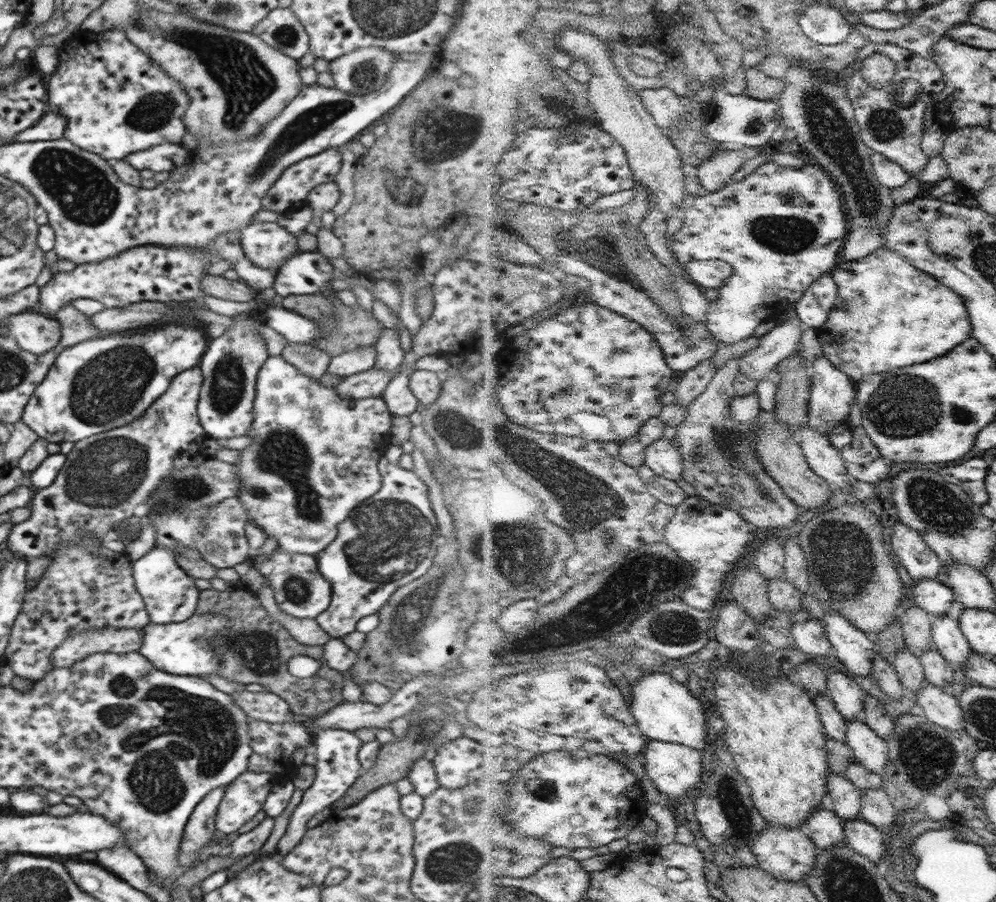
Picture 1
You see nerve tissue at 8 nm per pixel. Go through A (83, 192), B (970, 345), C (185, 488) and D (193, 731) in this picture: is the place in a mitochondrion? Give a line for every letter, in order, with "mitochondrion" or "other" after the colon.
A: mitochondrion
B: other
C: mitochondrion
D: mitochondrion

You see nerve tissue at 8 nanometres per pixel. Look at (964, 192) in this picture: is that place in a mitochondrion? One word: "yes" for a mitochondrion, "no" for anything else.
no

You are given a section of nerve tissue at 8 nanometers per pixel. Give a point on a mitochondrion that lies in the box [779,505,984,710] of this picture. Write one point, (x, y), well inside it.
(843, 561)

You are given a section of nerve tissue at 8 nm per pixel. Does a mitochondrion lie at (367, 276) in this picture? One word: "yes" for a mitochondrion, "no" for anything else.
no

